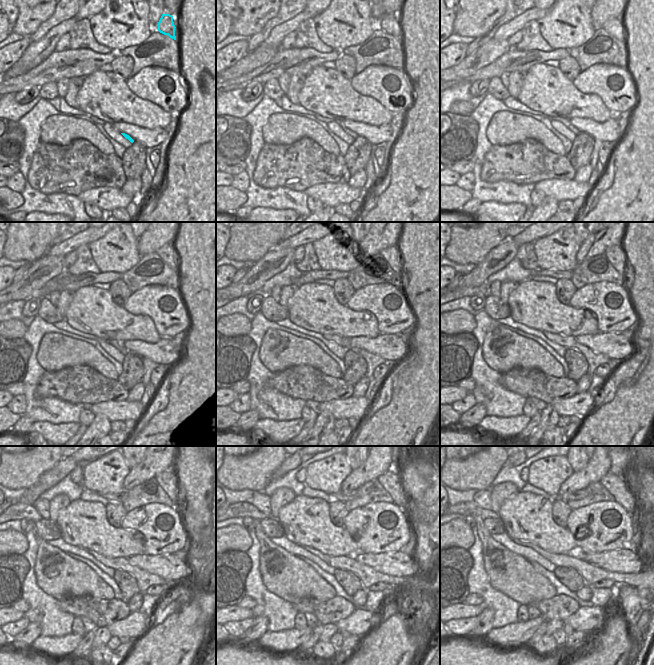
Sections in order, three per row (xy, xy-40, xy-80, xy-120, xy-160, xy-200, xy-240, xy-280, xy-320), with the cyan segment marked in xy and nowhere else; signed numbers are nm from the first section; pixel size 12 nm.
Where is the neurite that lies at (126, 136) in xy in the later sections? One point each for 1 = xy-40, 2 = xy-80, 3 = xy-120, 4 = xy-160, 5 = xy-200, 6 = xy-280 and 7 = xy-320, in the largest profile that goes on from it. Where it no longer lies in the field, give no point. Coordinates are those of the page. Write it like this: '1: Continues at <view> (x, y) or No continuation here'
1: Continues at xy-40 (340, 123)
2: Continues at xy-80 (565, 121)
3: Continues at xy-120 (118, 345)
4: Continues at xy-160 (343, 342)
5: Continues at xy-200 (568, 342)
6: Continues at xy-280 (367, 575)
7: Continues at xy-320 (592, 574).

